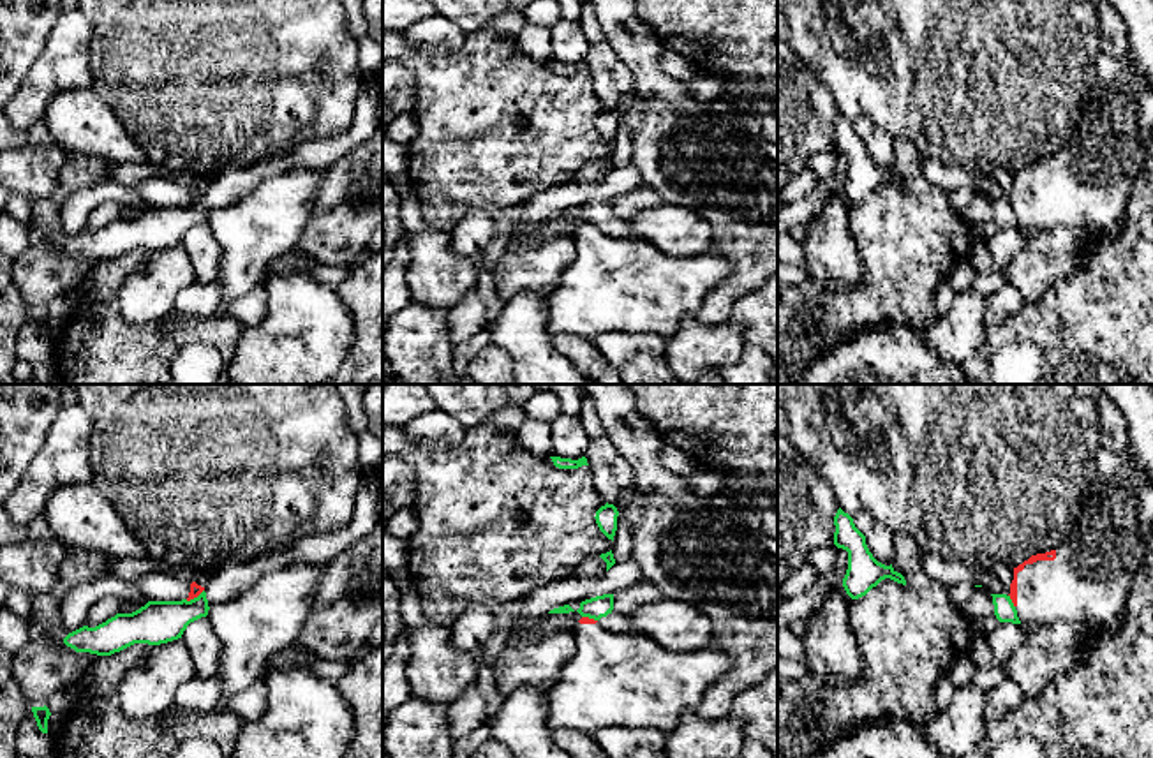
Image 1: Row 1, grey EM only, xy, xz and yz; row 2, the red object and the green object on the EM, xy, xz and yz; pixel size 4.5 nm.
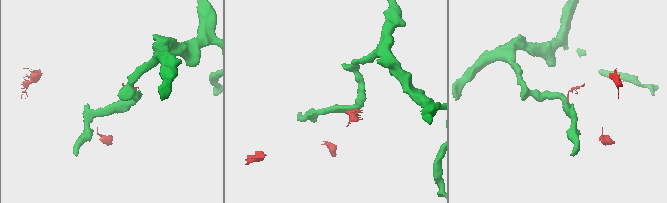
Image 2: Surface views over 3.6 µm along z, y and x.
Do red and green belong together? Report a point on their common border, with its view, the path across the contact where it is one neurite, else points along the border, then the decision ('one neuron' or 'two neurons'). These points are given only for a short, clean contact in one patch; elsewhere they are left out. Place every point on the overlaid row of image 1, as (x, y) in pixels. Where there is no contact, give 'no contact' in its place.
meets red in yz at (1012, 601); border along yz (1009, 594), (1014, 607); two neurons

